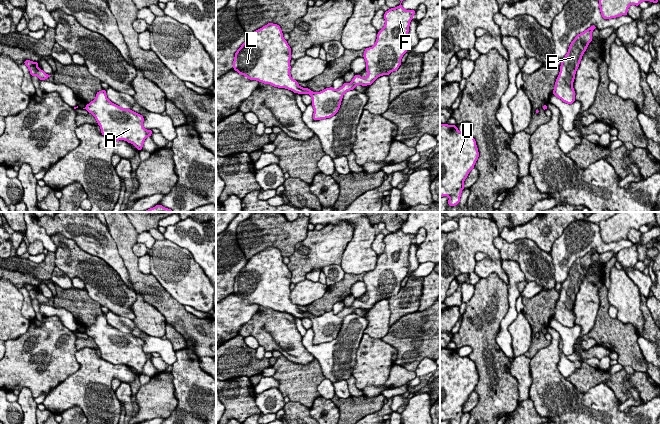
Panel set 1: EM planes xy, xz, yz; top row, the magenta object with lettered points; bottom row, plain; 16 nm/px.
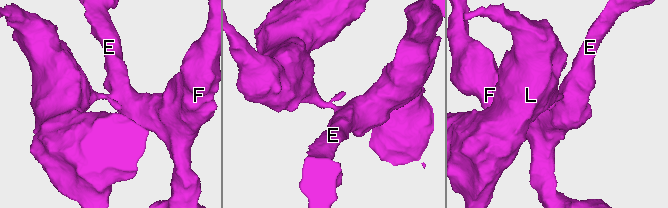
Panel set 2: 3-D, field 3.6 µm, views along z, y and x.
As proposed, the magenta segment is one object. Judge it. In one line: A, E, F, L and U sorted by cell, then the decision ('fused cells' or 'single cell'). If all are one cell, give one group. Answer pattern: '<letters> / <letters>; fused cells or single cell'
A E F L U; single cell

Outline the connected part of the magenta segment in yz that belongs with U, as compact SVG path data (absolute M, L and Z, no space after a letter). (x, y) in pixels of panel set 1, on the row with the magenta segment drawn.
M440 123L440 197L448 196L449 206L459 204L464 180L478 157L476 141L469 133Z

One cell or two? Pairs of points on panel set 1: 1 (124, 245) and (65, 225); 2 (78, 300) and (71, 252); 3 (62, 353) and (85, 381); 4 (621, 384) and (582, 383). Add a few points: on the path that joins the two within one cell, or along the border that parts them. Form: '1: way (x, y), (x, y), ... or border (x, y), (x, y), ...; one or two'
1: border (106, 225), (123, 264); two
2: border (85, 288), (87, 293), (101, 305); two
3: border (77, 350), (75, 359), (79, 368), (57, 385); two
4: way (611, 380), (592, 378); one

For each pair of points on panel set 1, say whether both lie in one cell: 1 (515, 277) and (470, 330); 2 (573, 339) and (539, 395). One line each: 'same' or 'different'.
1: different
2: different

